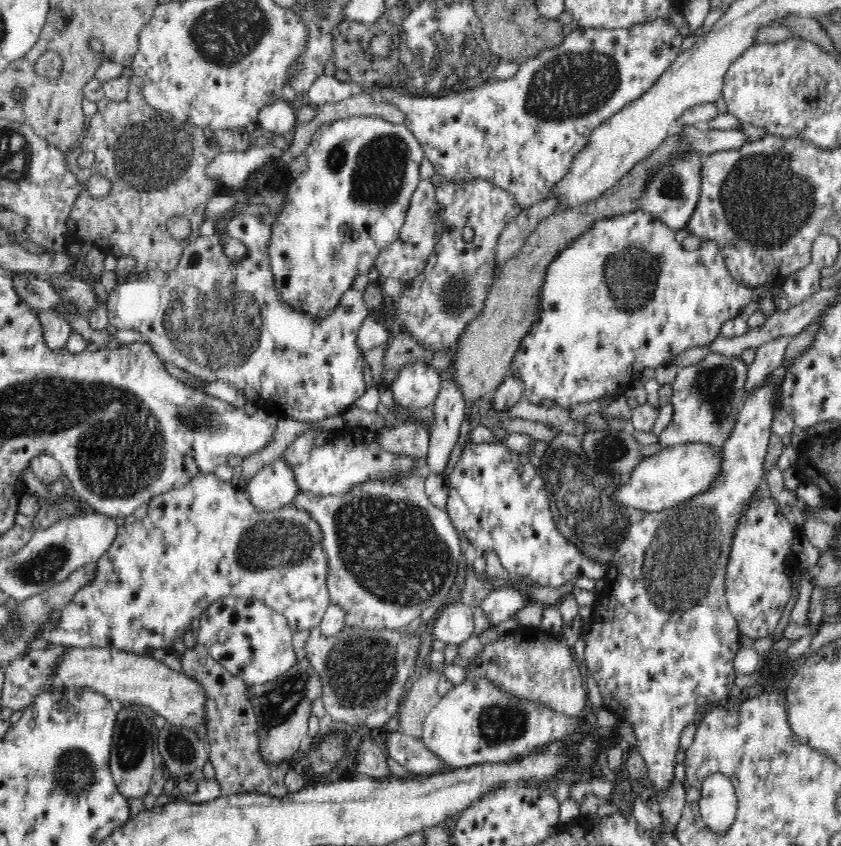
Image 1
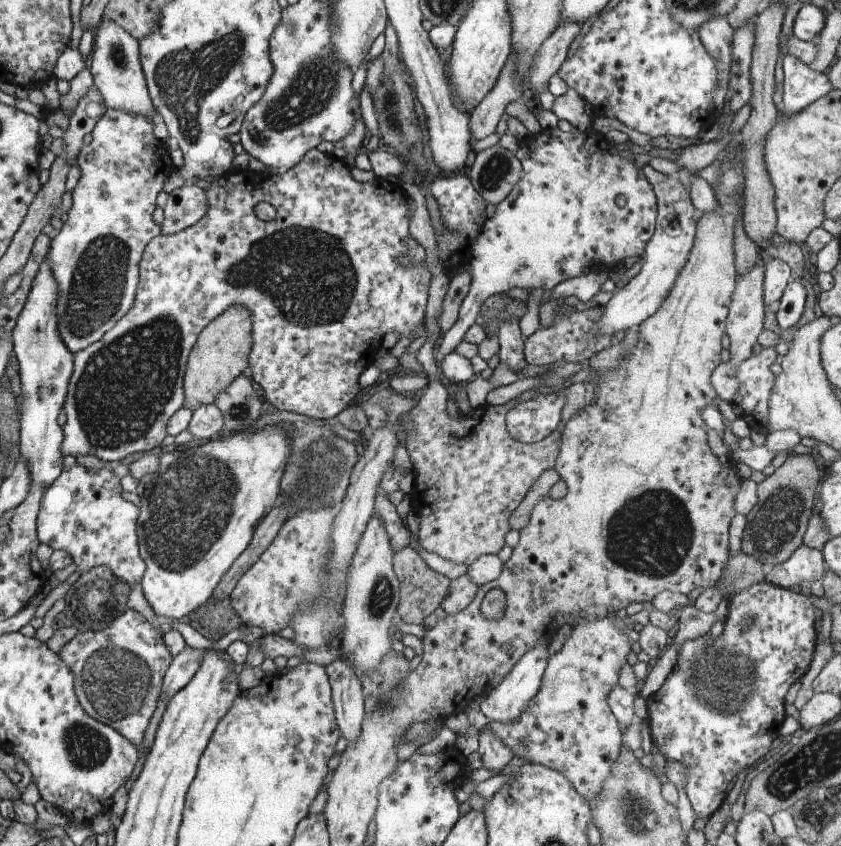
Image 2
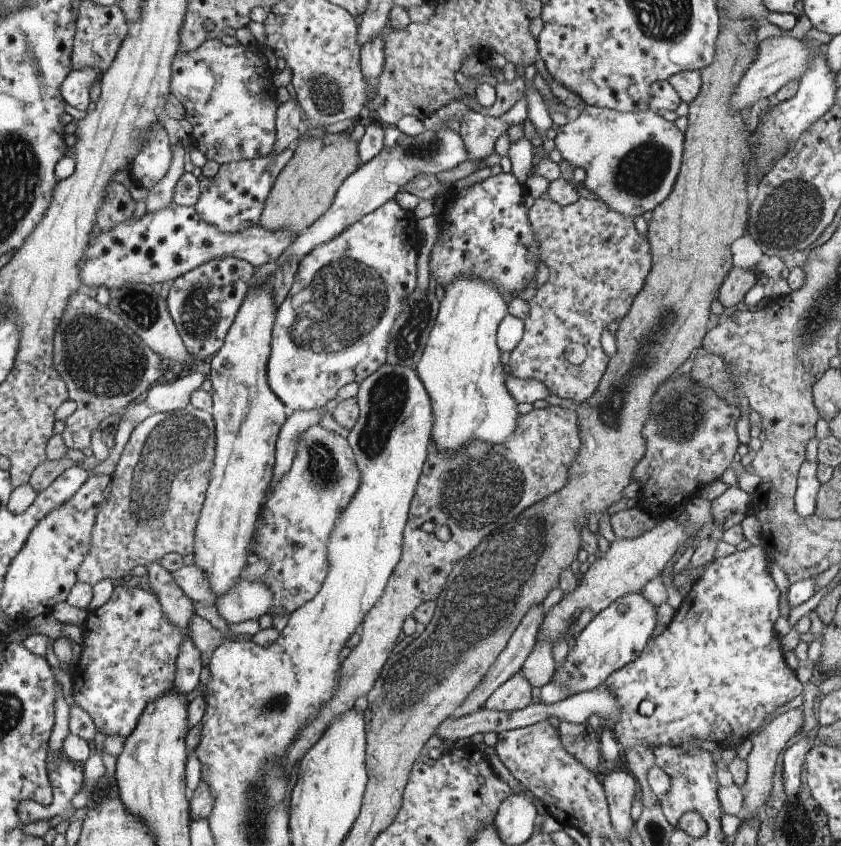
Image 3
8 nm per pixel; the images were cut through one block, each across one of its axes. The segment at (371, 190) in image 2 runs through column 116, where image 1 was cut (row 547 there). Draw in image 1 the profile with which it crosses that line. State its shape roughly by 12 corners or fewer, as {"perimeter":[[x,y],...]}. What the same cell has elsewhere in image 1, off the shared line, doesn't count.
{"perimeter":[[422,477],[290,503],[345,627],[446,601],[463,547]]}

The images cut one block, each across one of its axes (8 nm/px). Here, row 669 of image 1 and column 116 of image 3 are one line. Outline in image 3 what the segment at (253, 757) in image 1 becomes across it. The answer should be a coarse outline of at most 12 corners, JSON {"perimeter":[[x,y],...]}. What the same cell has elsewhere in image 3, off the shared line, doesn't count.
{"perimeter":[[108,184],[98,210],[101,232],[130,220],[136,202],[124,185]]}

